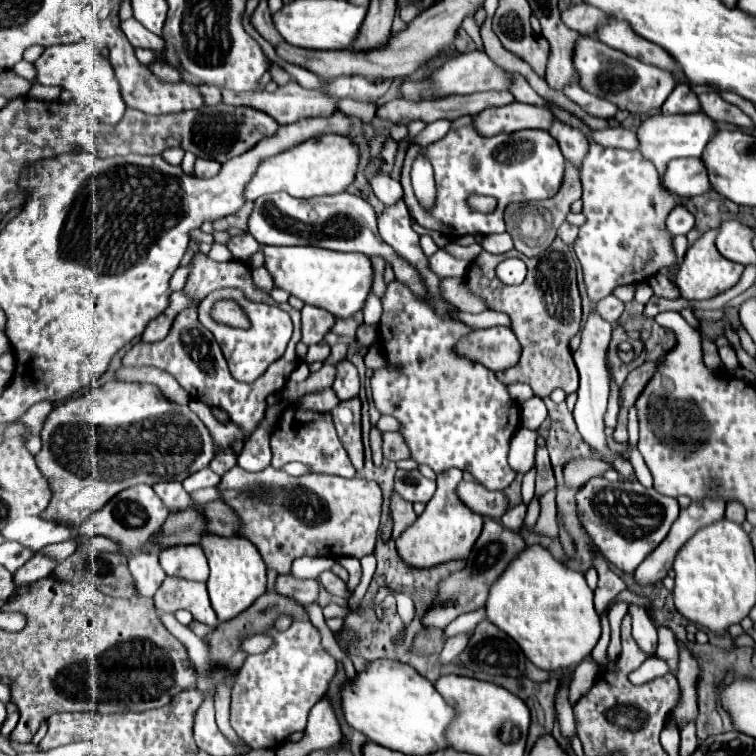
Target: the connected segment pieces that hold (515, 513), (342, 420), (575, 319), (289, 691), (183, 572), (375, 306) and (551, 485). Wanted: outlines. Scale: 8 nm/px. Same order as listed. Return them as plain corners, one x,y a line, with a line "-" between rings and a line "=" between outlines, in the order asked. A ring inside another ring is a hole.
520,504
520,506
510,508
500,520
508,530
520,530
522,524
524,524
524,514
526,514
526,506
=
350,398
340,402
332,412
332,422
338,432
342,446
346,448
356,470
362,470
364,464
364,446
360,436
360,398
=
556,238
540,258
522,258
528,266
528,276
520,286
506,286
496,276
498,262
510,256
522,258
518,250
510,250
502,256
482,252
470,264
470,274
466,274
470,290
484,298
490,310
498,310
510,316
512,332
522,346
522,356
518,364
504,372
498,372
498,380
506,384
526,382
532,386
538,398
548,398
556,388
572,394
578,390
578,370
568,350
568,342
580,330
582,306
576,286
576,264
570,246
=
294,620
292,626
284,632
280,632
276,626
266,630
266,636
272,638
272,646
258,654
248,656
242,670
238,670
234,688
232,688
232,704
230,704
230,724
234,732
252,748
270,748
276,750
282,746
282,742
298,730
306,728
310,708
326,694
334,674
336,674
336,660
324,650
320,632
312,626
310,620
=
178,546
178,550
162,550
160,566
172,578
186,578
194,582
208,580
208,562
200,546
=
370,294
368,302
366,302
366,312
364,312
364,322
376,326
380,322
380,314
382,314
382,304
378,302
378,296
=
540,446
536,452
536,494
534,498
540,500
548,490
556,488
556,478
550,466
550,458
548,458
548,450
546,446

